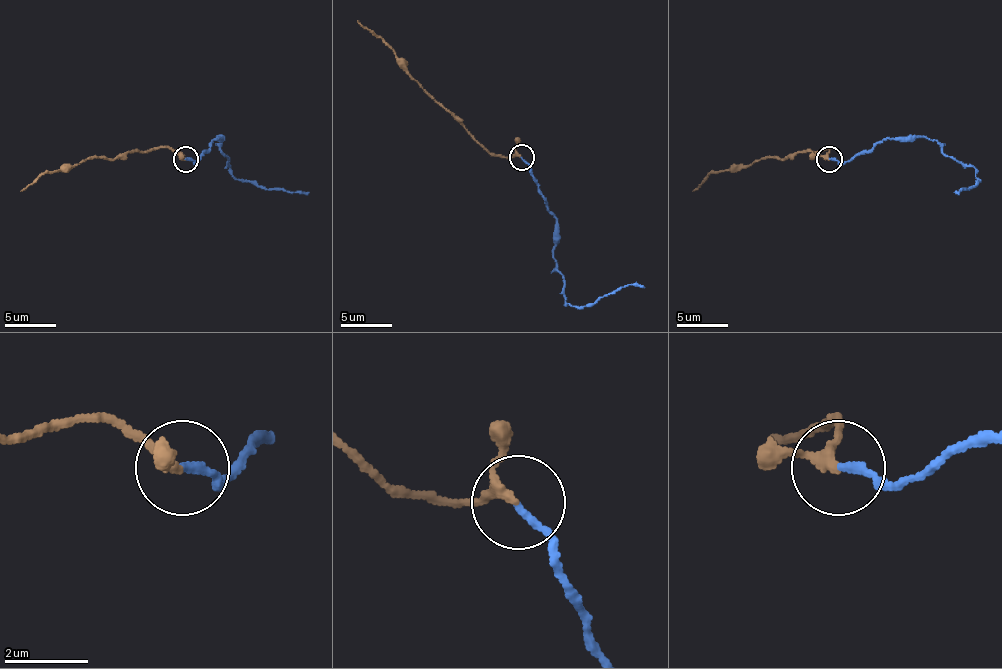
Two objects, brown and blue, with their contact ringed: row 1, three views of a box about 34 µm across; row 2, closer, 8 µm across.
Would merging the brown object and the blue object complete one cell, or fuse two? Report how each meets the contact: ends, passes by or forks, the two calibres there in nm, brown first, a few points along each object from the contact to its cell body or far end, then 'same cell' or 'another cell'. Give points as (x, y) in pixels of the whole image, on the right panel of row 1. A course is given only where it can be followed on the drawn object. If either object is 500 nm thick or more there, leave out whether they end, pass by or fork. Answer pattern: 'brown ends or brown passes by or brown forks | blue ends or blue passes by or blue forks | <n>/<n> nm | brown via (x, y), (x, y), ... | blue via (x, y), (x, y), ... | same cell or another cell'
brown passes by | blue ends | 220/170 nm | brown via (829, 158), (829, 148), (796, 150), (784, 158), (761, 158), (748, 166), (712, 171), (692, 191) | blue via (829, 158), (845, 163), (893, 138), (929, 138), (952, 158), (972, 166), (977, 181), (959, 194) | same cell

